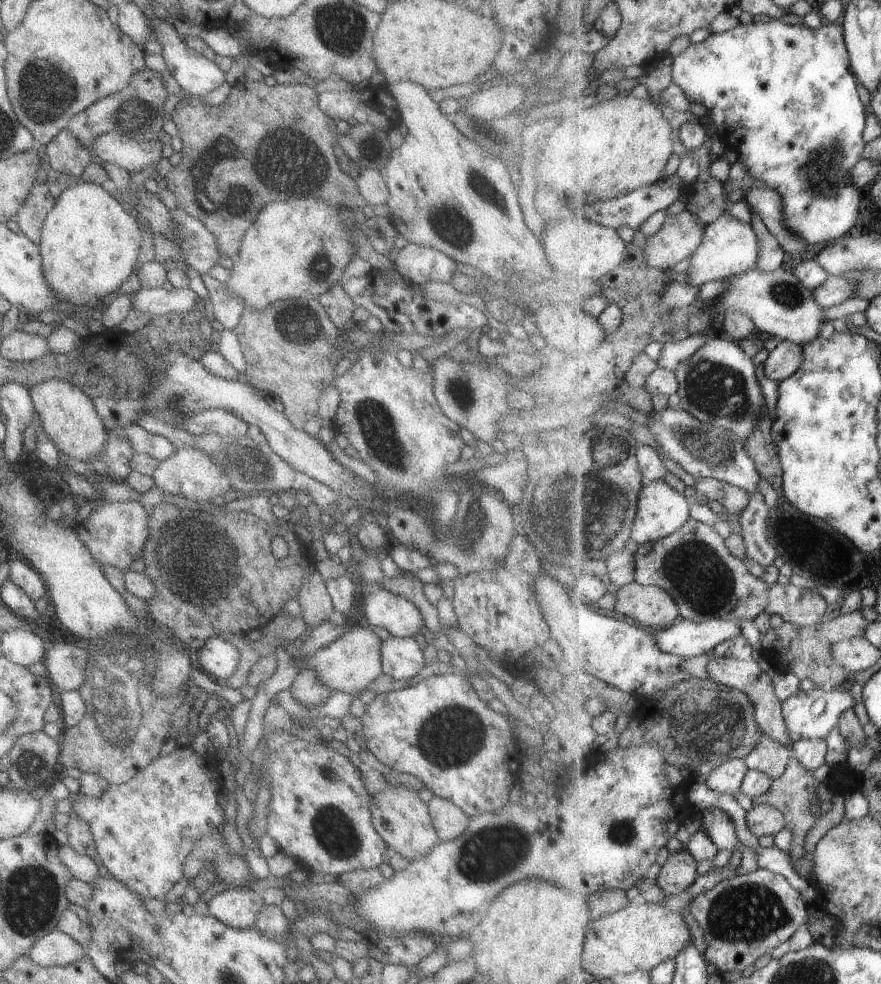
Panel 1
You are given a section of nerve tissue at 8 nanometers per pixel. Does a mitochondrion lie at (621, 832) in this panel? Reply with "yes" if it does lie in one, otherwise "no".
yes

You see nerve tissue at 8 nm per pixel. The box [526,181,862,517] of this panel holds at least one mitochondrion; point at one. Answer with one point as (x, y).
(713, 388)

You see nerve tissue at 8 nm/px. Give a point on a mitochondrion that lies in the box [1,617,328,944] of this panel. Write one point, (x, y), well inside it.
(35, 896)

